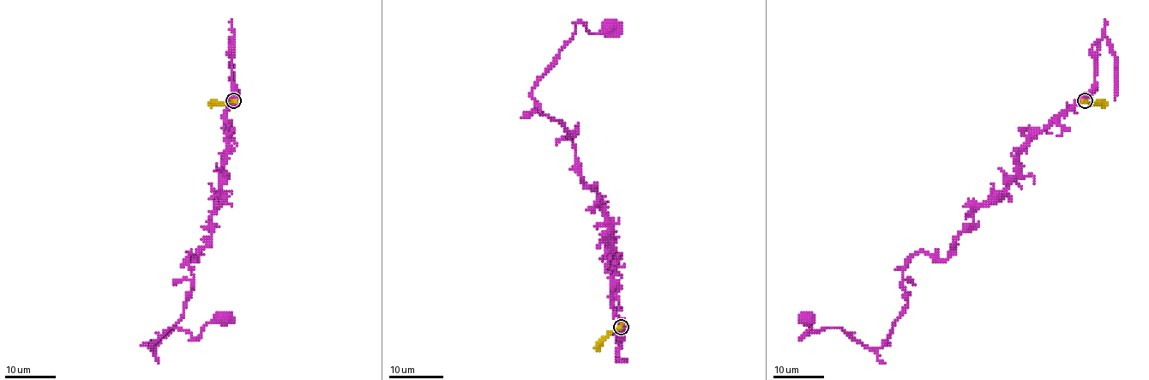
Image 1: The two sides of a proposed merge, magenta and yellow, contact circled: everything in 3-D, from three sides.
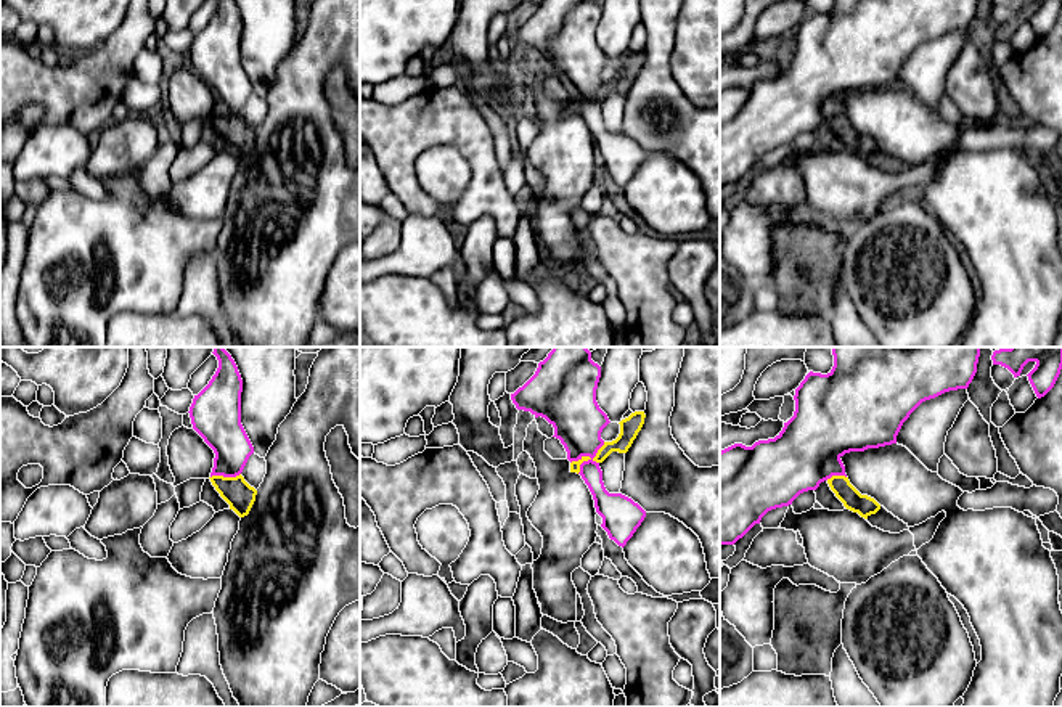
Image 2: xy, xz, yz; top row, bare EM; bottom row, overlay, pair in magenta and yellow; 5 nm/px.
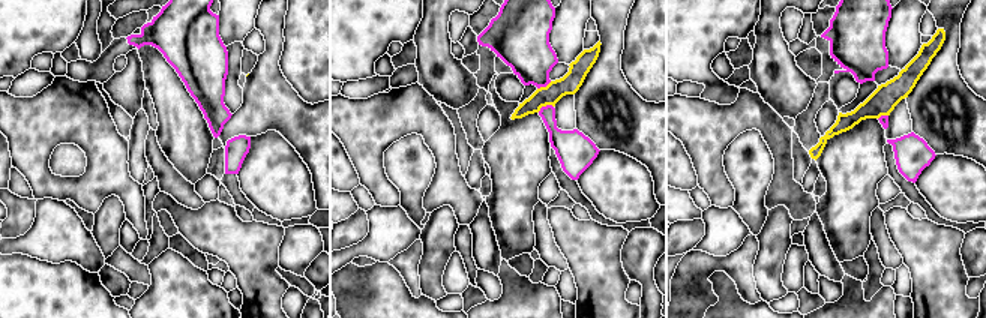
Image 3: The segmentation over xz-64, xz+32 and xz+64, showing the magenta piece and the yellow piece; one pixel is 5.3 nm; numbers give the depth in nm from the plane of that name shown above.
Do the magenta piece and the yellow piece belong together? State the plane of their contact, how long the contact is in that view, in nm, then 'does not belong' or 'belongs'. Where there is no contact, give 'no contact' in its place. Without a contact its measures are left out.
xz | 220 nm | does not belong

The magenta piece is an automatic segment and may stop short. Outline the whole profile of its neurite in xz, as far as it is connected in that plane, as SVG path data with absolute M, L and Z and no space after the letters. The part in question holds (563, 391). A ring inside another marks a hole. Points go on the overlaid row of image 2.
M553 347L548 357L538 363L535 374L511 394L511 400L517 410L530 411L535 418L541 416L554 427L553 437L561 440L570 463L583 456L590 458L580 464L578 474L593 495L596 513L602 517L601 527L611 540L623 548L644 521L646 511L622 493L609 493L599 463L593 460L604 445L601 432L611 423L596 402L599 378L601 366L591 360L591 352L586 347Z

